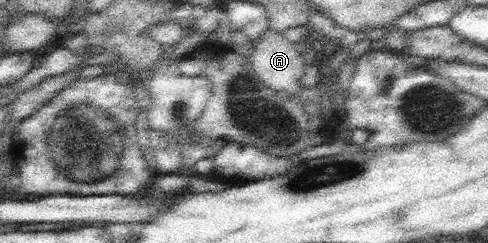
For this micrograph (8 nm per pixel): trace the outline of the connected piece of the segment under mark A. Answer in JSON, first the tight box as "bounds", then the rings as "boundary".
{"bounds":[249,29,307,96],"boundary":[[[267,29],[253,42],[252,53],[249,57],[255,74],[269,88],[276,91],[287,91],[292,95],[300,96],[304,89],[302,78],[307,68],[307,64],[303,59],[303,45],[289,41],[282,32]]]}

